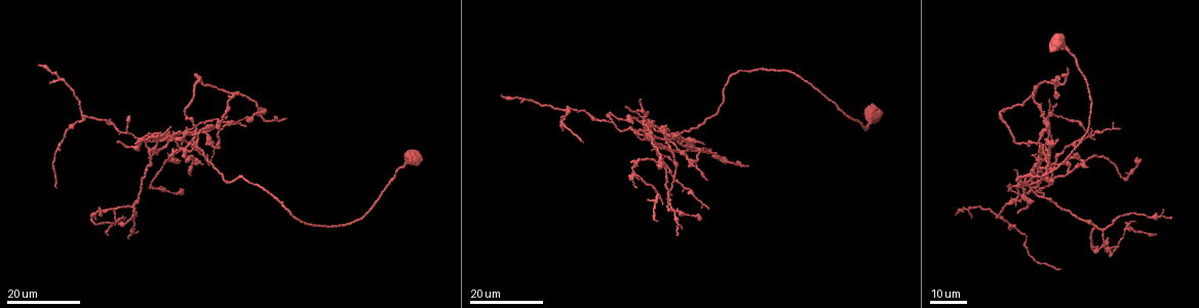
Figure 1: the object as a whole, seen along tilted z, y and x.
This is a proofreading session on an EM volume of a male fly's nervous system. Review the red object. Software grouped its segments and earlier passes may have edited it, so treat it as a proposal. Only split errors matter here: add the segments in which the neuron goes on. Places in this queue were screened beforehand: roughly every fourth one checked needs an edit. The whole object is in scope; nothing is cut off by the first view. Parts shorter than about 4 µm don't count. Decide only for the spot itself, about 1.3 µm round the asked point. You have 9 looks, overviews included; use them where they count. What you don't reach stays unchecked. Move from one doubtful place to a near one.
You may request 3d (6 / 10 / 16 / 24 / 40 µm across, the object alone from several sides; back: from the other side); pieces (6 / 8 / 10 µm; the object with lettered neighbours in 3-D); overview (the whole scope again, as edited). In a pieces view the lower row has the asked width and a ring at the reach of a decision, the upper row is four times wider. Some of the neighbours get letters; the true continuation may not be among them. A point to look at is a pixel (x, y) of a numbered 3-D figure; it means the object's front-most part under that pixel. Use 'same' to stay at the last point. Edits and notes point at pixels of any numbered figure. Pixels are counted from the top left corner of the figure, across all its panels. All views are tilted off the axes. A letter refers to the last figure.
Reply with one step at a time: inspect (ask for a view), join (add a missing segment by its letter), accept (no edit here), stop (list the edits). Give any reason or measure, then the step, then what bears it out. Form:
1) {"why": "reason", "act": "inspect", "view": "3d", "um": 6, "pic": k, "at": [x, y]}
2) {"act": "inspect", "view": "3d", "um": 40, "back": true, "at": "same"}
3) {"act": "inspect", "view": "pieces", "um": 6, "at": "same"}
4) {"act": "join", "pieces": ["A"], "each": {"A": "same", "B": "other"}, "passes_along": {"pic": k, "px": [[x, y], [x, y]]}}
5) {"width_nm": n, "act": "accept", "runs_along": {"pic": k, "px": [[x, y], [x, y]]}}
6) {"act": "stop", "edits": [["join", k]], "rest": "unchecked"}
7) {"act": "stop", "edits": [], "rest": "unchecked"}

{"act": "inspect", "view": "3d", "um": 16, "pic": 1, "at": [610, 115]}

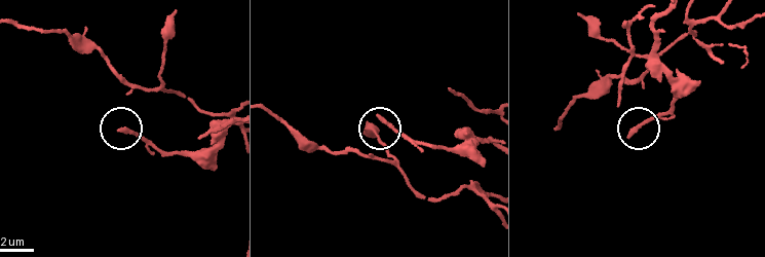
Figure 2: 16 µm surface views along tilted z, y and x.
{"act": "inspect", "view": "pieces", "um": 10, "pic": 2, "at": [380, 115]}

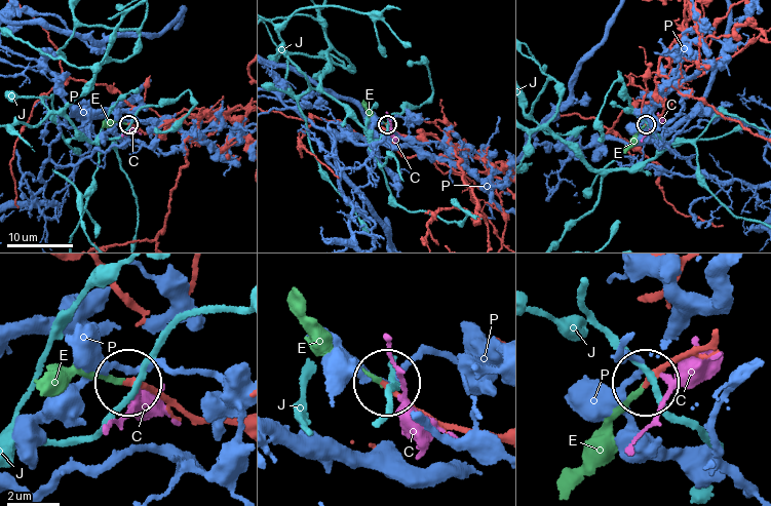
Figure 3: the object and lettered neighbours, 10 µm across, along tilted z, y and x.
{"act": "join", "pieces": ["E"], "each": {"C": "other", "E": "same", "J": "other", "P": "other"}, "passes_along": {"pic": 3, "px": [[699, 352], [641, 383], [613, 422], [599, 460], [566, 491]]}, "found": "the neuron continues"}

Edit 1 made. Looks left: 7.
{"why": "branch stops here", "act": "inspect", "view": "3d", "um": 24, "pic": 1, "at": [1027, 191]}

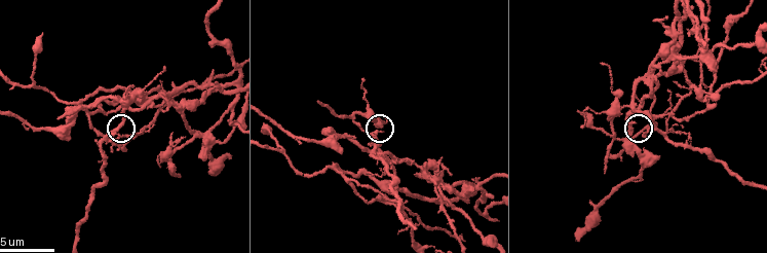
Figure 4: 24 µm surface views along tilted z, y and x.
{"why": "what lies round it", "act": "inspect", "view": "pieces", "um": 10, "pic": 4, "at": [384, 132]}

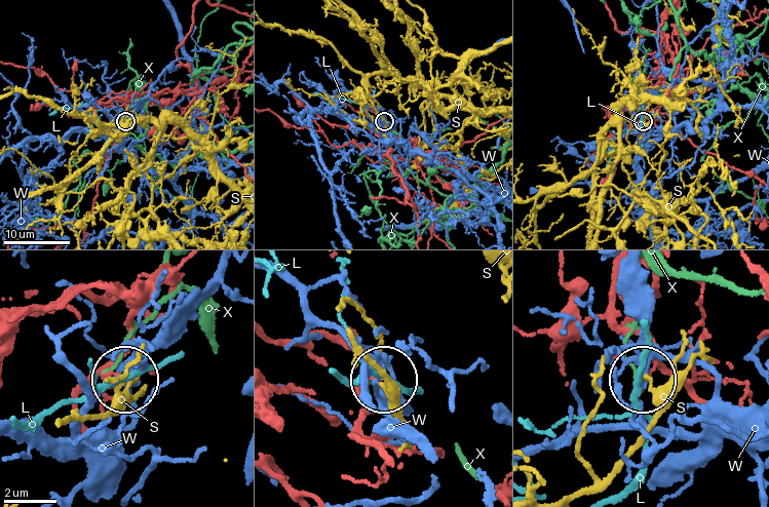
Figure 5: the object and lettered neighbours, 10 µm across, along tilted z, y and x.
{"act": "accept", "each": {"L": "other", "S": "other", "W": "other", "X": "other"}, "found": "none of them fits"}

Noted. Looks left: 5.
{"why": "thin end", "act": "inspect", "view": "3d", "um": 24, "pic": 1, "at": [1058, 269]}

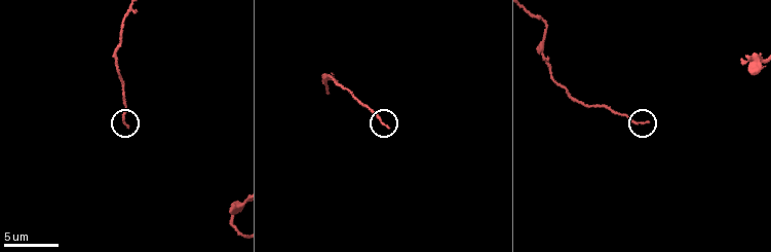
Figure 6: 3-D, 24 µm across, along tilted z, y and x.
{"act": "inspect", "view": "pieces", "um": 8, "pic": 6, "at": [386, 128]}

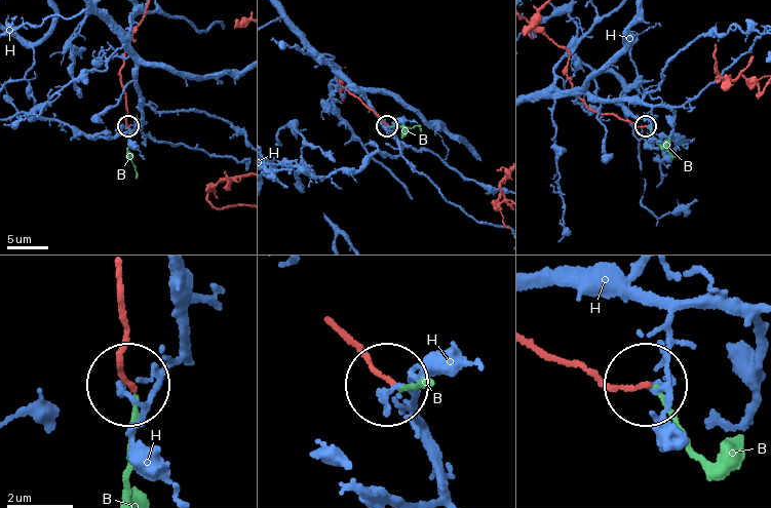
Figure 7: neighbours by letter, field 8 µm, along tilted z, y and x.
{"width_nm": 130, "act": "join", "pieces": ["B"], "each": {"B": "same", "H": "other"}, "passes_along": {"pic": 7, "px": [[332, 324], [391, 384], [423, 380]]}, "found": "the neuron continues"}

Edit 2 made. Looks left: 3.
{"act": "inspect", "view": "overview"}

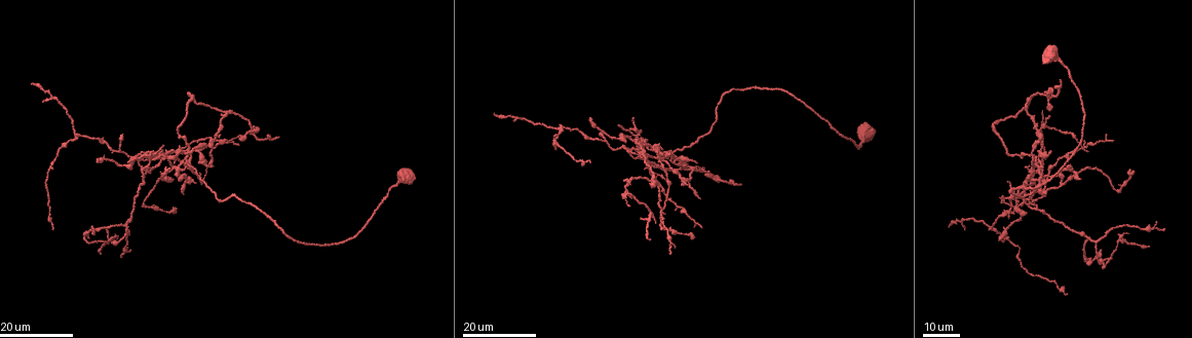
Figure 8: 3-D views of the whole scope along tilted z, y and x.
{"why": "an open end", "act": "inspect", "view": "3d", "um": 16, "pic": 8, "at": [590, 120]}

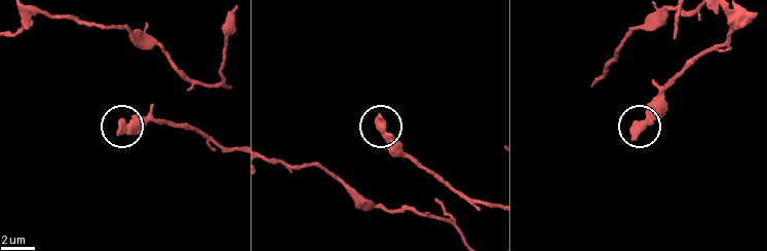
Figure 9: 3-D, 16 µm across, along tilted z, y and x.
{"act": "inspect", "view": "pieces", "um": 8, "pic": 9, "at": [634, 136]}

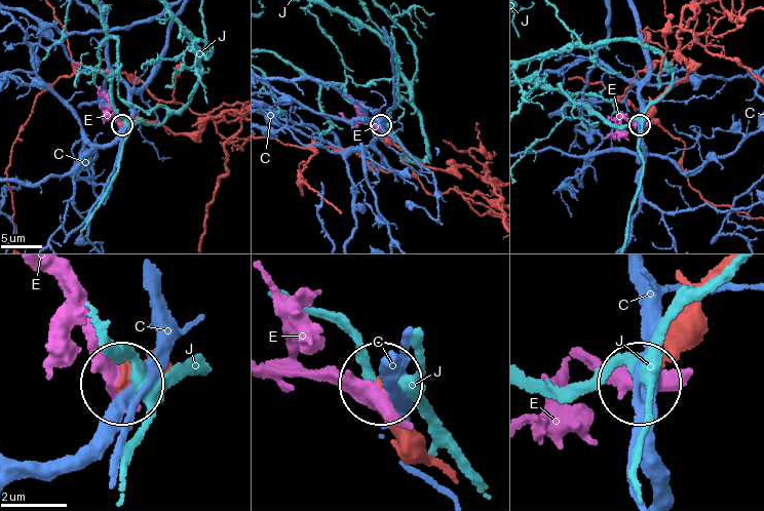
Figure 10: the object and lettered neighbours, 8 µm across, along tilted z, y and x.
{"act": "accept", "each": {"C": "other", "E": "other", "J": "other"}, "runs_along": {"pic": 10, "px": [[438, 469], [411, 458], [381, 392]]}, "found": "no lettered segment goes on from it"}

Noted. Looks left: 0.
{"act": "stop", "edits": [["join", 3], ["join", 7]], "rest": "unchecked"}

